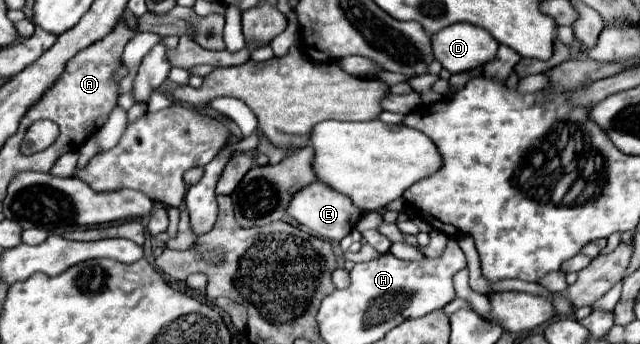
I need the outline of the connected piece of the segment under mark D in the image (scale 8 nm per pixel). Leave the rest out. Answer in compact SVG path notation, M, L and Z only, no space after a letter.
M455 23L431 35L435 59L451 73L461 73L485 65L497 53L499 43L481 27L471 23Z

